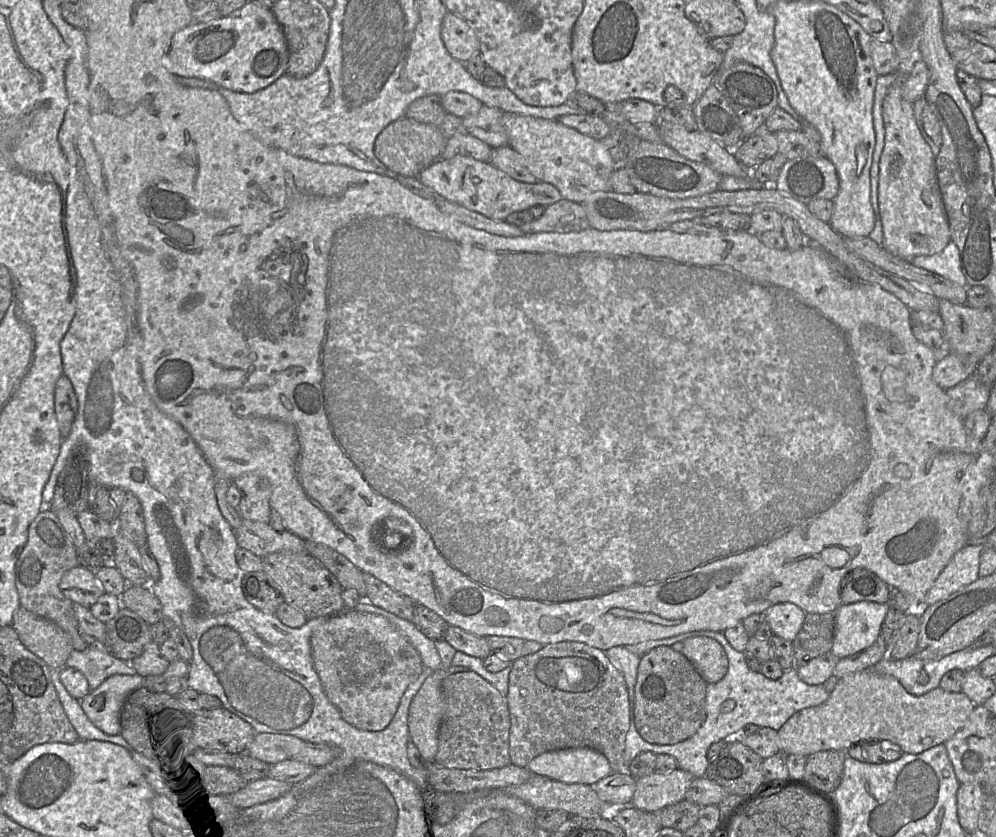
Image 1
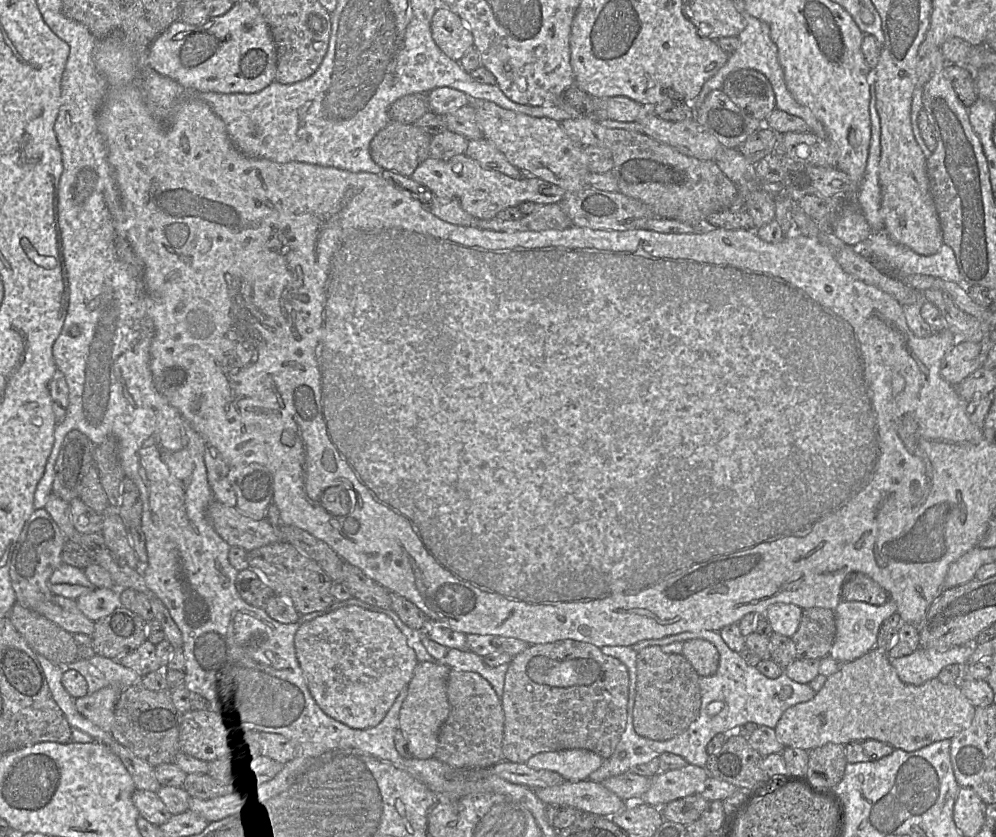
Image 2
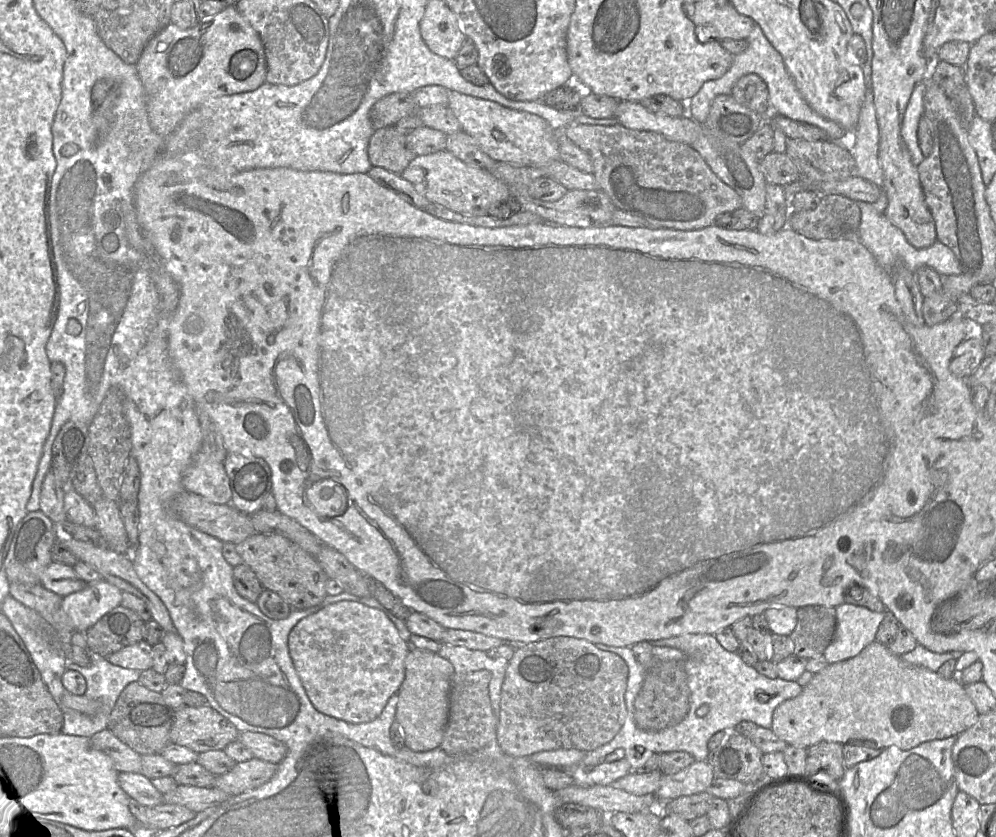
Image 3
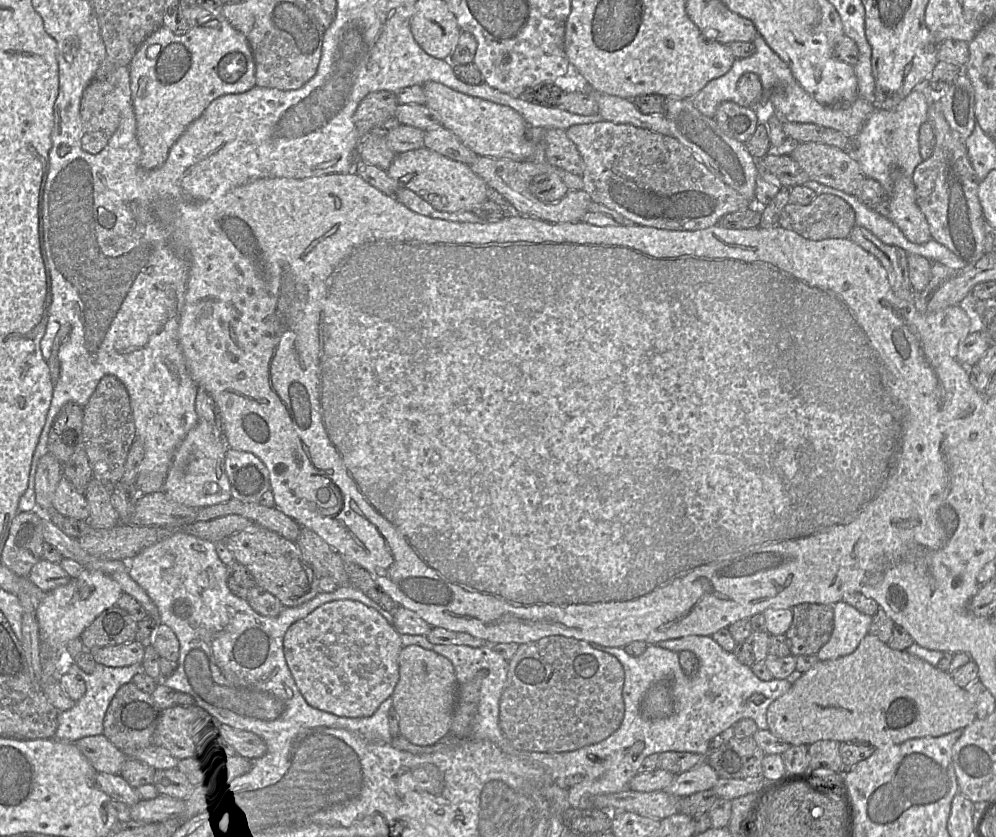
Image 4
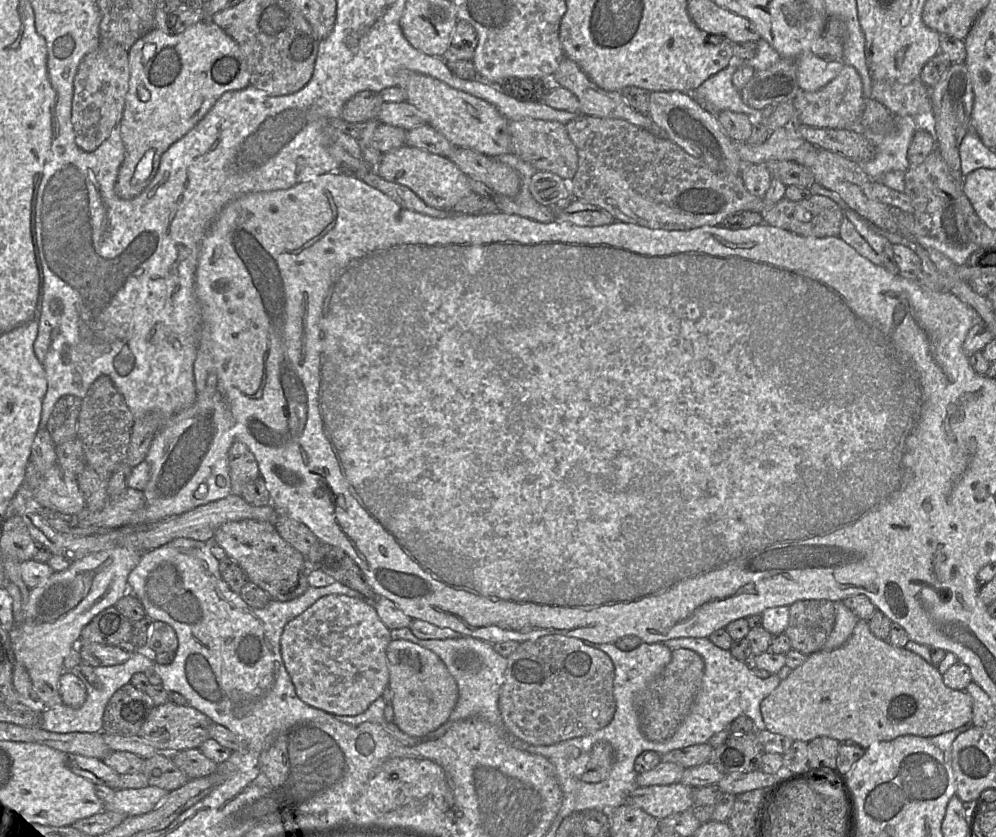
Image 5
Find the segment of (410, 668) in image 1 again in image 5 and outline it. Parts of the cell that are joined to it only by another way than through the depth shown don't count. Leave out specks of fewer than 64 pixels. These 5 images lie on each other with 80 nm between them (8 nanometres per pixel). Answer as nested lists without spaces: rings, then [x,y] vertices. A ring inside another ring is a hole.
[[[330,594],[318,599],[285,625],[280,647],[284,665],[303,702],[334,715],[353,716],[364,712],[388,686],[386,651],[392,640],[390,629],[381,621],[372,604],[365,599]]]

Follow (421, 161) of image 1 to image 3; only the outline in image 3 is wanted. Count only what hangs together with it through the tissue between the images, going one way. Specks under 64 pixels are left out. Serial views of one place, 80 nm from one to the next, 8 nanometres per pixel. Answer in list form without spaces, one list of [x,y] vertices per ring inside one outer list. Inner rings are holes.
[[[394,126],[374,130],[368,145],[372,166],[400,175],[417,156],[407,147],[406,133]]]

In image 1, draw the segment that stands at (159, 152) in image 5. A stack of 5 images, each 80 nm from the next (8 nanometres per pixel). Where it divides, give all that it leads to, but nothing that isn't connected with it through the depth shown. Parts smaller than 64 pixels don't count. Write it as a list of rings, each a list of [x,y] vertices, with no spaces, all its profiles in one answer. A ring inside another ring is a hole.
[[[247,2],[229,16],[193,22],[179,30],[163,57],[165,67],[175,75],[207,80],[244,93],[262,90],[285,75],[288,61],[287,42],[271,8],[255,2]]]

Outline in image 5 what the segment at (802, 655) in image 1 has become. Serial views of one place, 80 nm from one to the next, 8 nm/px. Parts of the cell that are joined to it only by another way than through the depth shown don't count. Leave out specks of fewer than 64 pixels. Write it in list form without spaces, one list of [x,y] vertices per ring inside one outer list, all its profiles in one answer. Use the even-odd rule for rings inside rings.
[[[826,599],[800,600],[789,606],[789,622],[784,633],[790,639],[792,649],[805,655],[820,651],[835,624],[835,603]]]

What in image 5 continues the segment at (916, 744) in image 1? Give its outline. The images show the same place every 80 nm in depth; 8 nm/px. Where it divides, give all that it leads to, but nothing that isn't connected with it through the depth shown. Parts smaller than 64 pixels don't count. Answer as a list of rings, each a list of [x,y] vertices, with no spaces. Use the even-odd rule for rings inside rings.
[[[858,619],[850,638],[839,648],[832,651],[817,651],[807,656],[806,661],[799,667],[793,669],[779,685],[760,704],[760,711],[766,729],[772,733],[789,737],[792,740],[810,742],[811,740],[826,736],[836,739],[840,743],[855,743],[864,749],[871,744],[880,741],[890,741],[902,735],[916,735],[921,737],[932,737],[949,732],[972,723],[973,699],[966,690],[955,690],[947,687],[943,682],[943,674],[937,666],[925,661],[921,656],[915,654],[905,647],[895,647],[886,640],[878,639],[869,629],[865,620]]]

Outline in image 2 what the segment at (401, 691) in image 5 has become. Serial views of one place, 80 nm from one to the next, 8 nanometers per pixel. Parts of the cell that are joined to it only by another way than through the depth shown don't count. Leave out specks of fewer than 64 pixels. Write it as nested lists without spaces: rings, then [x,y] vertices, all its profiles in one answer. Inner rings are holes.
[[[418,661],[408,683],[408,693],[399,713],[399,728],[406,735],[415,758],[428,759],[436,753],[439,731],[450,711],[446,693],[446,681],[450,671],[446,664],[439,661]]]

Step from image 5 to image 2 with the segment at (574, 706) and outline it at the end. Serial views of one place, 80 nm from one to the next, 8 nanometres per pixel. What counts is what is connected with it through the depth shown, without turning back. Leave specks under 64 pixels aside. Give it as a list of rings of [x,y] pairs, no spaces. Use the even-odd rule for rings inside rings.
[[[563,639],[550,643],[539,643],[528,646],[524,651],[514,656],[509,663],[504,682],[504,692],[501,698],[504,711],[504,737],[502,751],[504,761],[526,763],[532,756],[543,753],[568,749],[585,749],[607,759],[614,753],[627,724],[627,704],[629,690],[629,674],[627,667],[618,659],[605,655],[591,643],[574,639]]]

